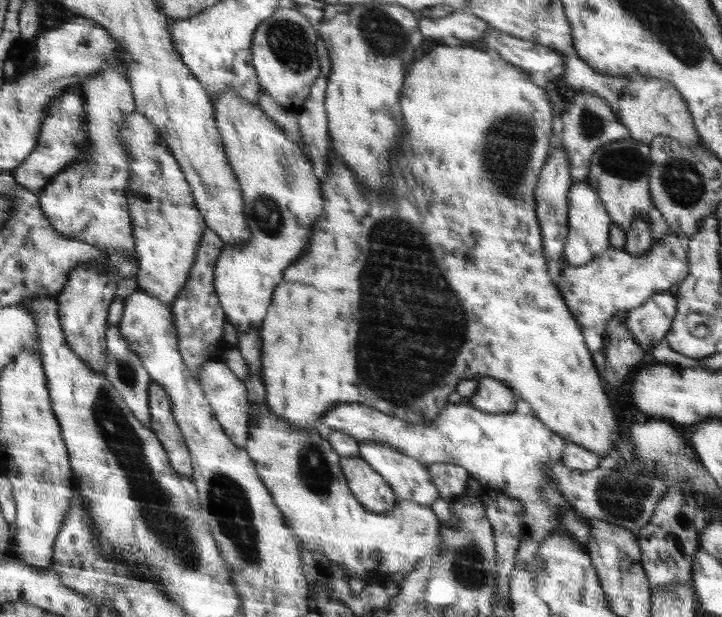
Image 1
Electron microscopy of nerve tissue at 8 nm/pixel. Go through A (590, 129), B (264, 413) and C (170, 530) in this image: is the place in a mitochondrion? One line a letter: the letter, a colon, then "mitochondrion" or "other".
A: mitochondrion
B: other
C: mitochondrion

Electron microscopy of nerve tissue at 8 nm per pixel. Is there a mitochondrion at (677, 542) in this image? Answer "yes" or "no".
no

